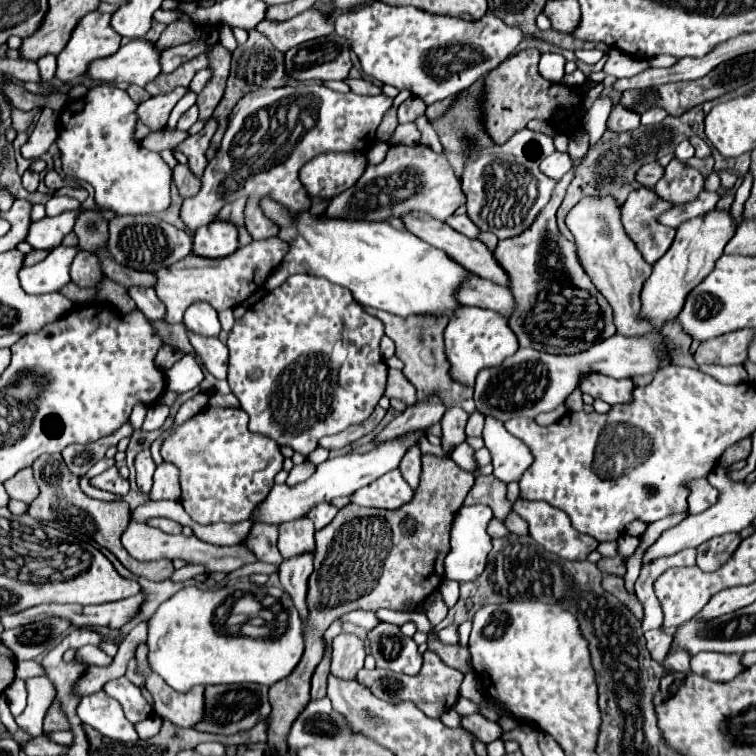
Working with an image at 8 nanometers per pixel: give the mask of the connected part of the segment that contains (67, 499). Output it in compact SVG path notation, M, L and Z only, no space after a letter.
M46 454L40 456L38 460L34 460L32 464L34 468L34 478L40 486L40 496L30 504L28 514L32 518L36 518L38 522L56 522L60 526L72 528L76 532L86 534L88 538L92 538L94 542L98 542L102 548L110 550L134 576L144 576L148 580L160 582L170 578L170 574L174 572L174 566L170 560L154 560L154 562L140 562L136 558L132 558L126 548L120 542L122 532L126 530L128 522L130 522L130 506L124 500L114 500L114 502L102 502L102 500L94 500L90 496L86 496L80 488L80 478L74 476L60 454Z

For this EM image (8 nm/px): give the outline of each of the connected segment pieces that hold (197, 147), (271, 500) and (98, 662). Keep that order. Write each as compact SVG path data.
M210 118L208 124L204 126L204 130L202 130L200 134L190 136L190 138L186 138L180 146L176 146L176 150L180 150L180 152L188 158L188 168L190 168L192 174L196 174L198 178L202 178L202 174L204 174L204 170L206 170L206 164L208 164L208 160L206 160L206 150L208 150L210 138L212 138L214 132L216 132L216 126L218 126L218 124L214 124L214 120Z
M416 430L416 432L404 434L400 438L382 442L364 454L336 454L336 456L328 458L326 462L322 462L320 466L316 466L316 472L306 482L296 484L294 488L288 488L286 484L282 484L282 486L276 484L270 490L270 496L262 502L262 508L258 508L258 512L254 512L252 520L282 524L282 522L290 522L290 520L298 520L298 518L306 516L318 502L330 502L340 496L350 496L356 490L364 488L366 484L374 482L376 478L380 478L382 474L398 468L402 456L408 452L408 448L418 446L424 436L426 436L426 430Z
M82 646L82 648L76 652L76 660L82 660L82 662L94 664L94 666L108 666L108 664L112 664L113 658L108 656L108 654L104 654L100 648Z

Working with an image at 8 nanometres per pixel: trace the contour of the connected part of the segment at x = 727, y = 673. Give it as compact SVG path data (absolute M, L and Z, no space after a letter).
M698 652L692 660L690 660L690 668L694 674L706 676L708 680L714 682L726 682L732 680L734 676L738 676L738 672L742 672L742 664L740 664L742 654L734 654L734 656L722 656L716 652Z

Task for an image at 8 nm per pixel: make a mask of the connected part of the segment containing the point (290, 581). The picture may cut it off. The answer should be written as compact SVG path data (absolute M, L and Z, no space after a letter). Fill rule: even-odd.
M296 556L280 564L280 584L284 592L288 592L290 598L294 600L294 606L300 612L302 620L308 618L306 592L310 574L312 574L312 556Z

